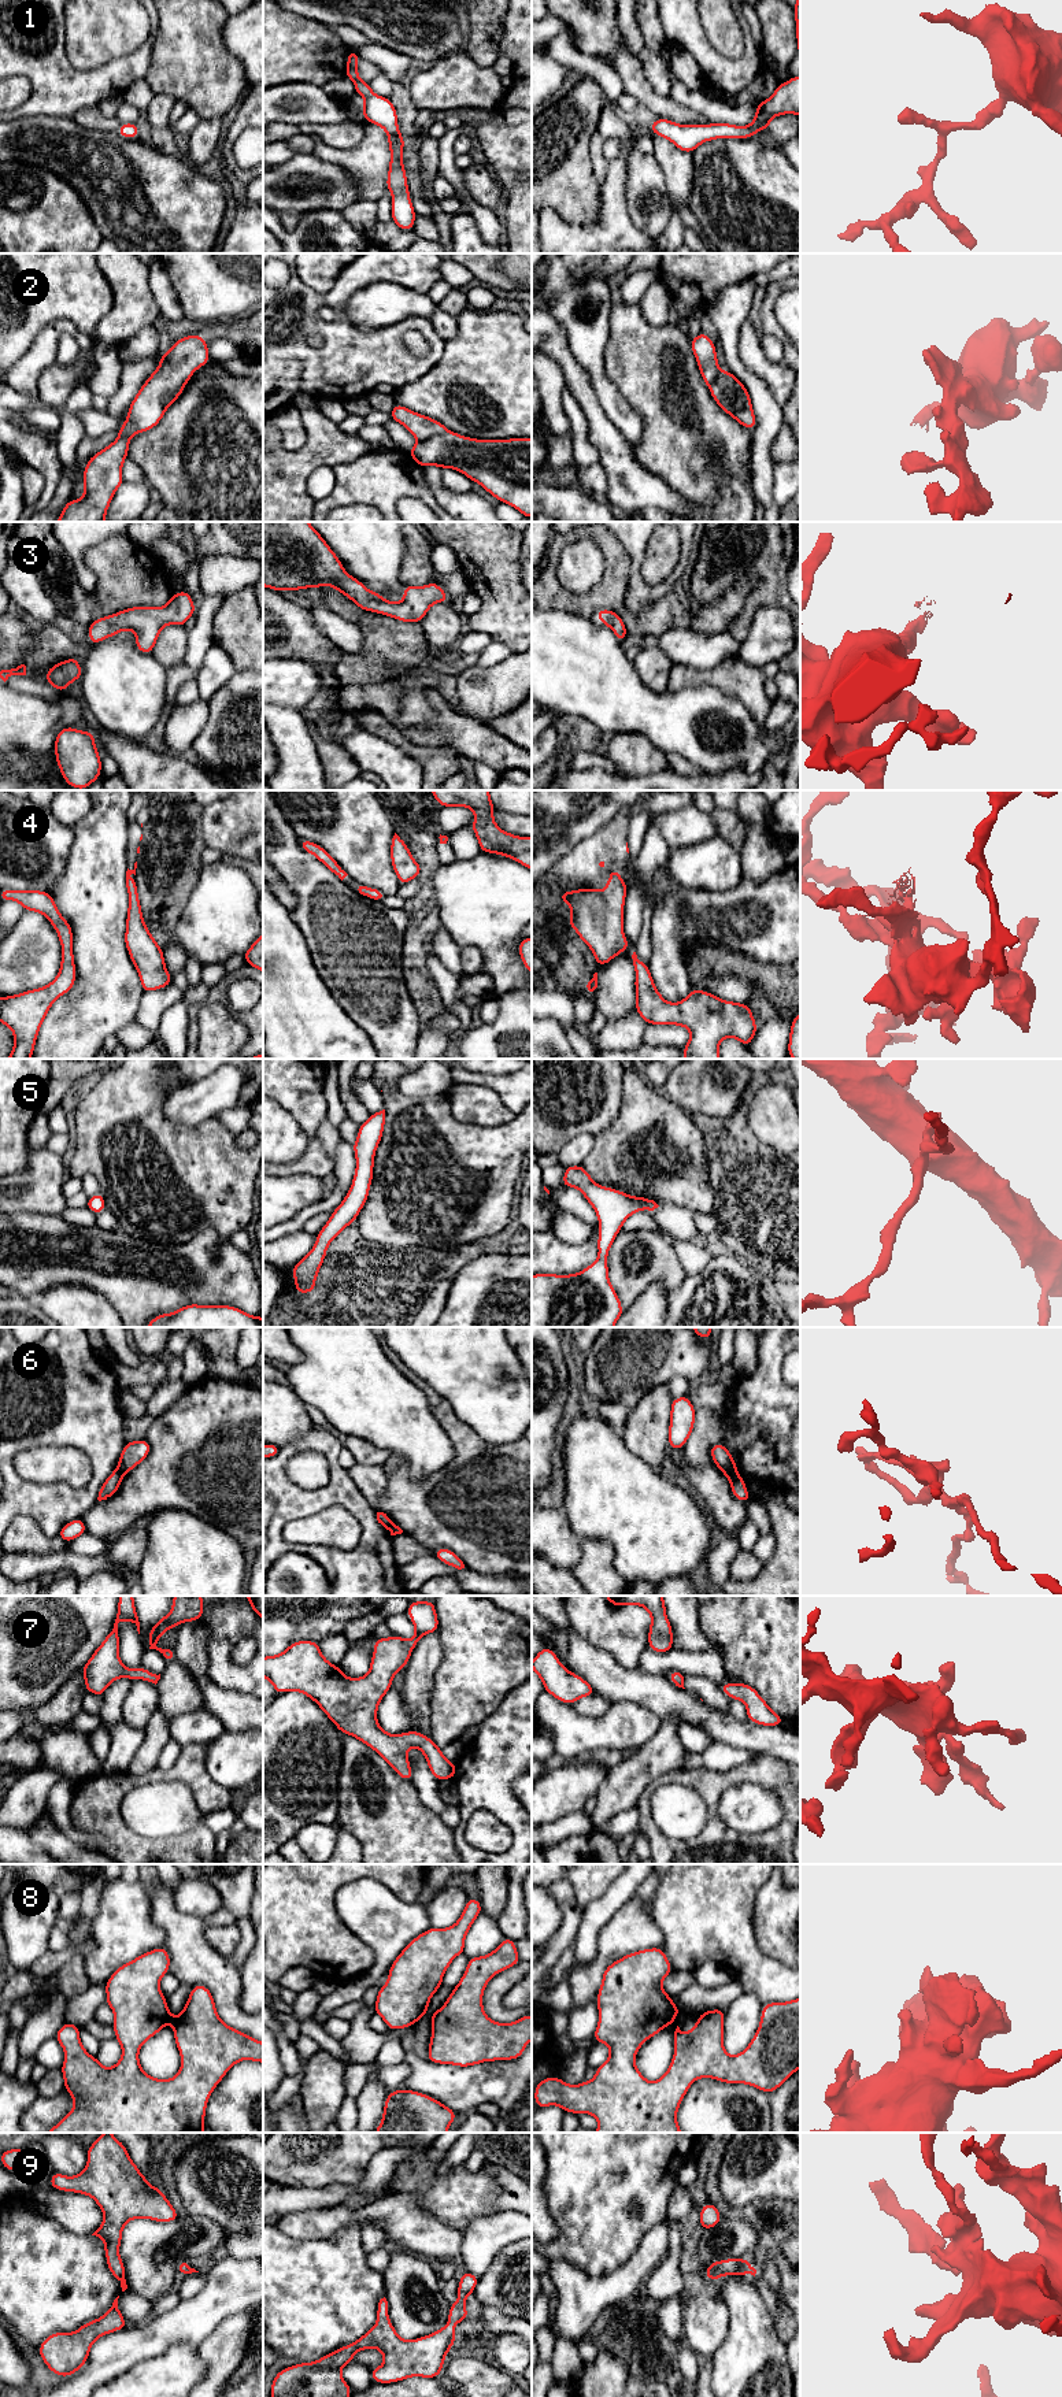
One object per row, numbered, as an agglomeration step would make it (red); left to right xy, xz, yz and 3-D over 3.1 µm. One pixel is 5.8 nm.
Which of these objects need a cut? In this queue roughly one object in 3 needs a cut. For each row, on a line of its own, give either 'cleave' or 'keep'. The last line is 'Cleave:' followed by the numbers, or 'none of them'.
1: keep
2: cleave
3: keep
4: keep
5: keep
6: cleave
7: keep
8: keep
9: keep
Cleave: 2, 6

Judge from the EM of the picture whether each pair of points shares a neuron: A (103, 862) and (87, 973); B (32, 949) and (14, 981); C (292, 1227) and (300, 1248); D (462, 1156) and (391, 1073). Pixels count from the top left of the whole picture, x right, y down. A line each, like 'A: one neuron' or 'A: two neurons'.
A: one neuron
B: one neuron
C: two neurons
D: one neuron

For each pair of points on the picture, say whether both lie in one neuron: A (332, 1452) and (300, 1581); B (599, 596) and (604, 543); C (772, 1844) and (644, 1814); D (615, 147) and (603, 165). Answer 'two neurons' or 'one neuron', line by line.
A: two neurons
B: one neuron
C: one neuron
D: two neurons

